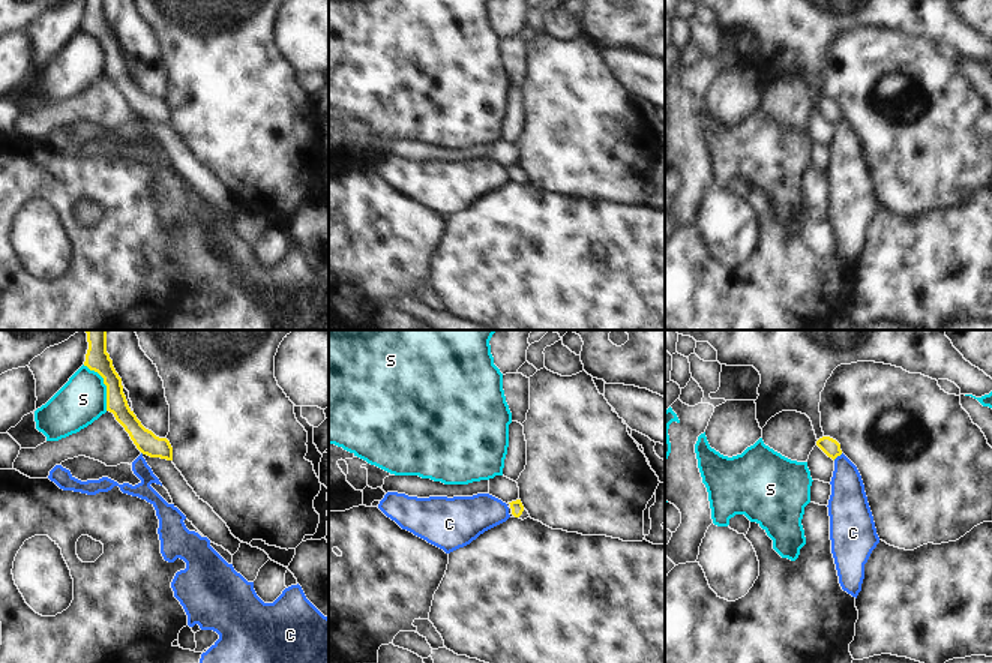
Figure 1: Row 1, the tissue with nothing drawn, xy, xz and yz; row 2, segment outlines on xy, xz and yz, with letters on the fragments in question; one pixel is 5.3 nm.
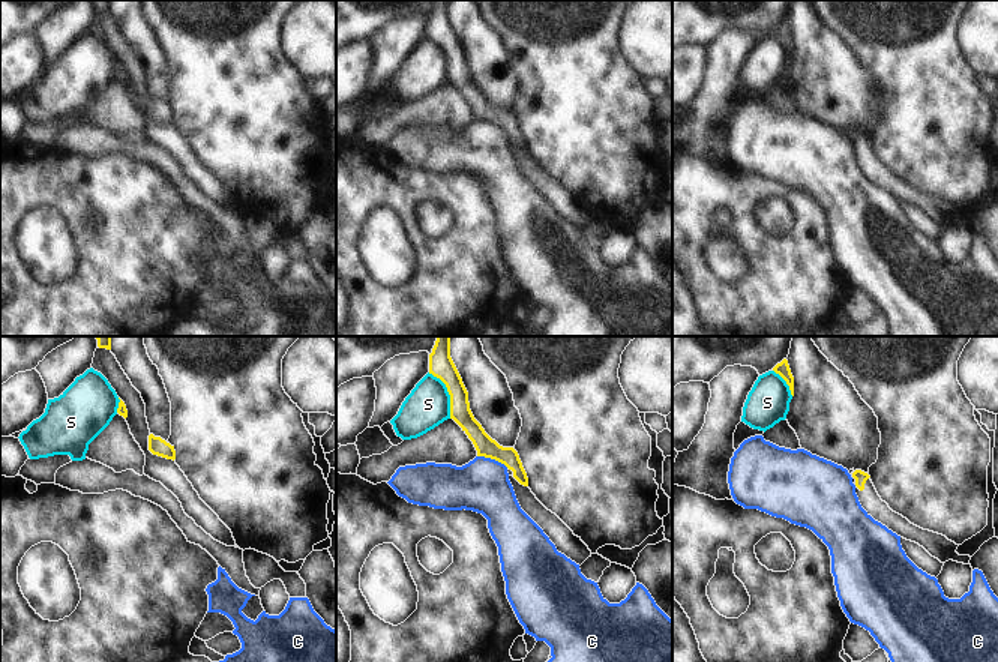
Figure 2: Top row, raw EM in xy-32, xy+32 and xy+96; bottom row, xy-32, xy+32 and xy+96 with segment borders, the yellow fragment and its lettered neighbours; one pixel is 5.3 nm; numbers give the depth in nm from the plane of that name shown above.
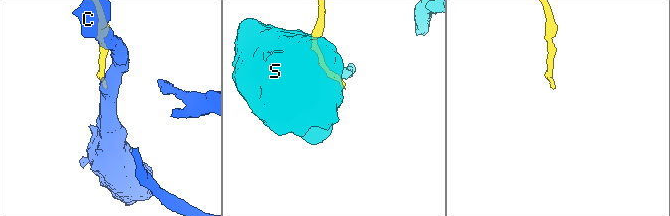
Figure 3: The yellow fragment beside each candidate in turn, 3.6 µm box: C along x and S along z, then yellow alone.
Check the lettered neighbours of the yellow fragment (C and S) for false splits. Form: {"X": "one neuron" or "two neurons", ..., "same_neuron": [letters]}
{"C": "two neurons", "S": "two neurons", "same_neuron": []}

